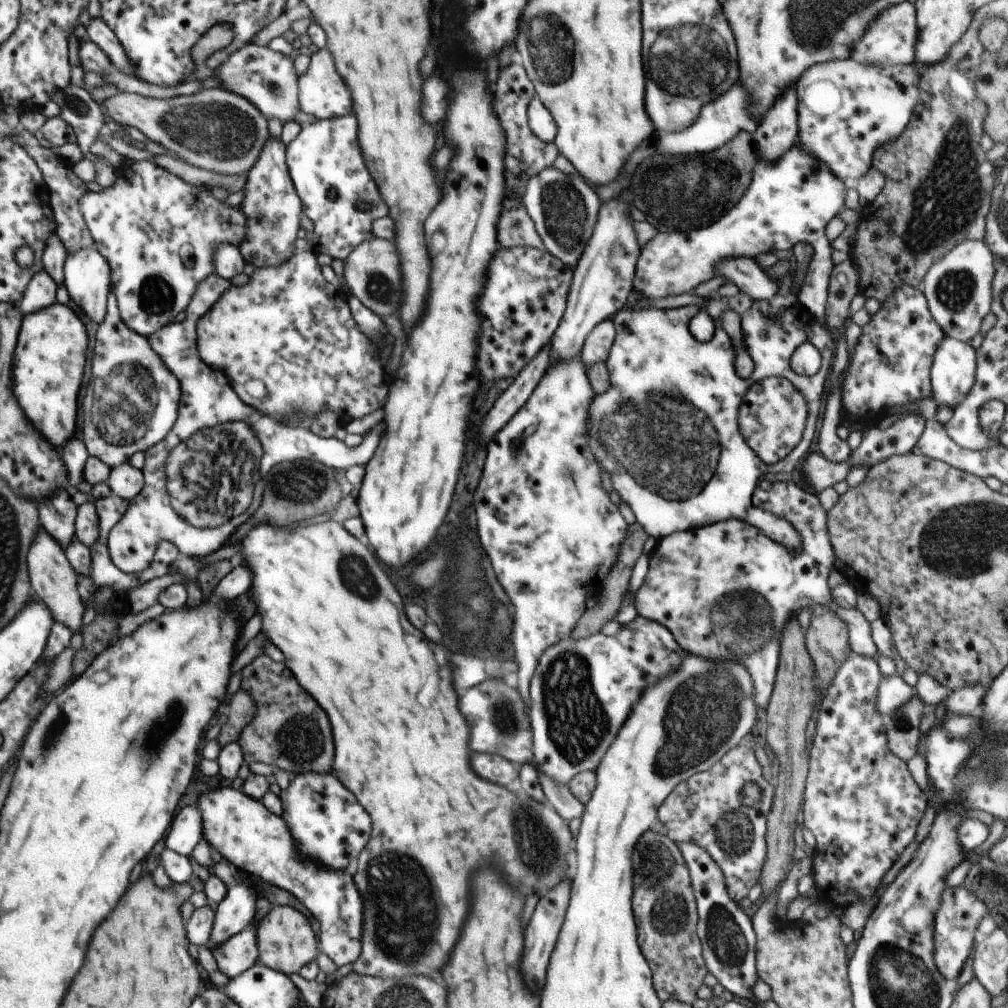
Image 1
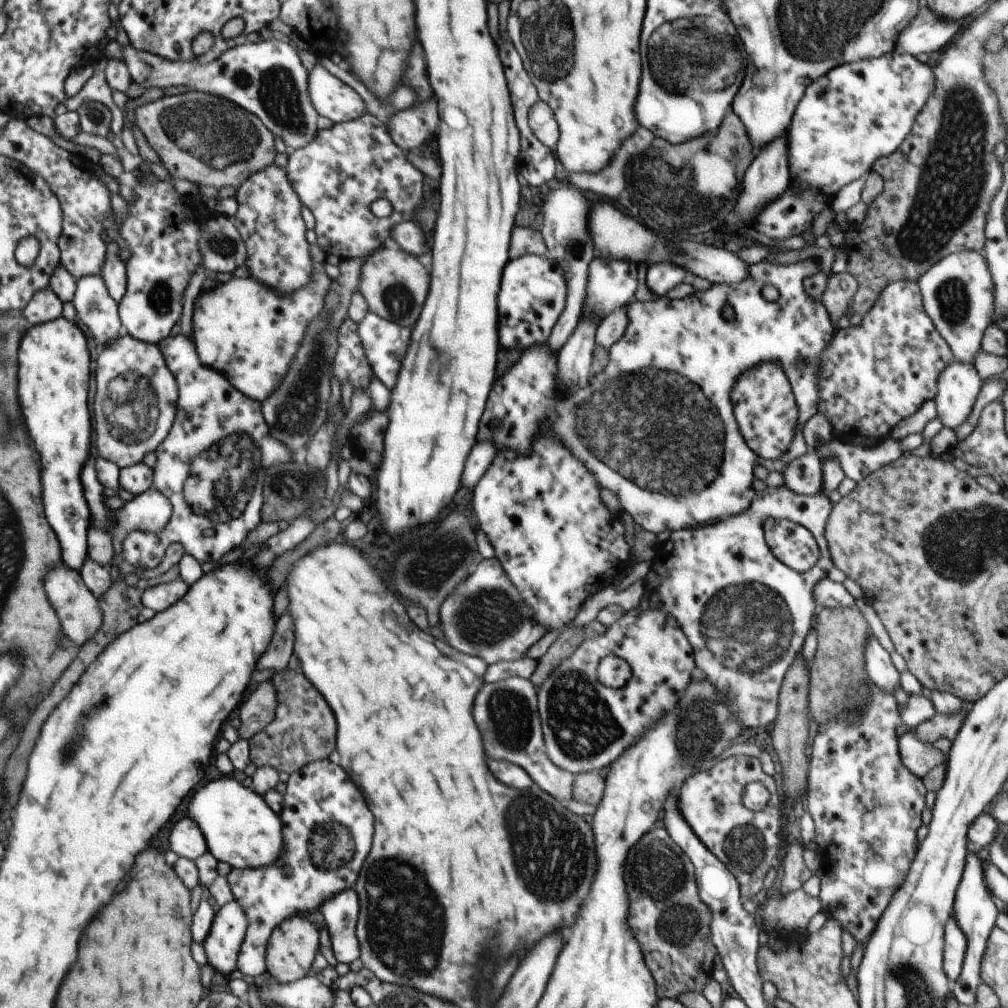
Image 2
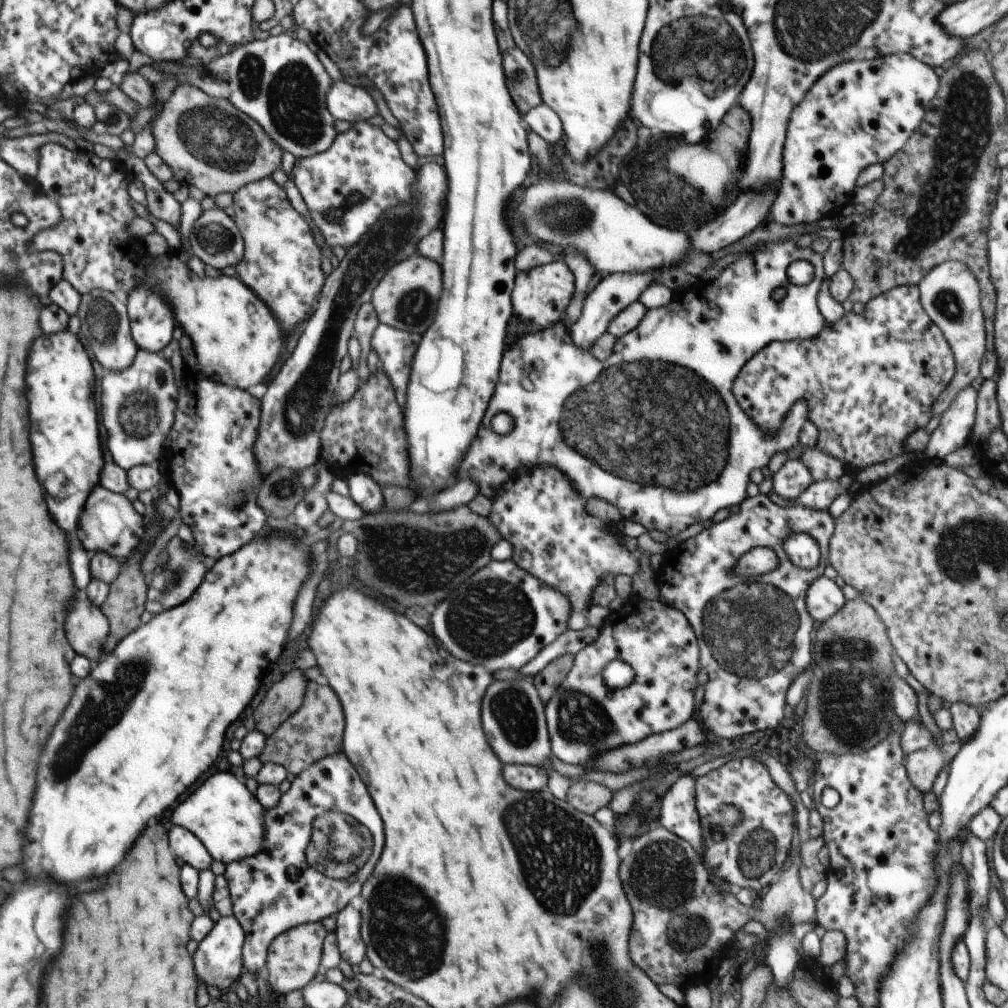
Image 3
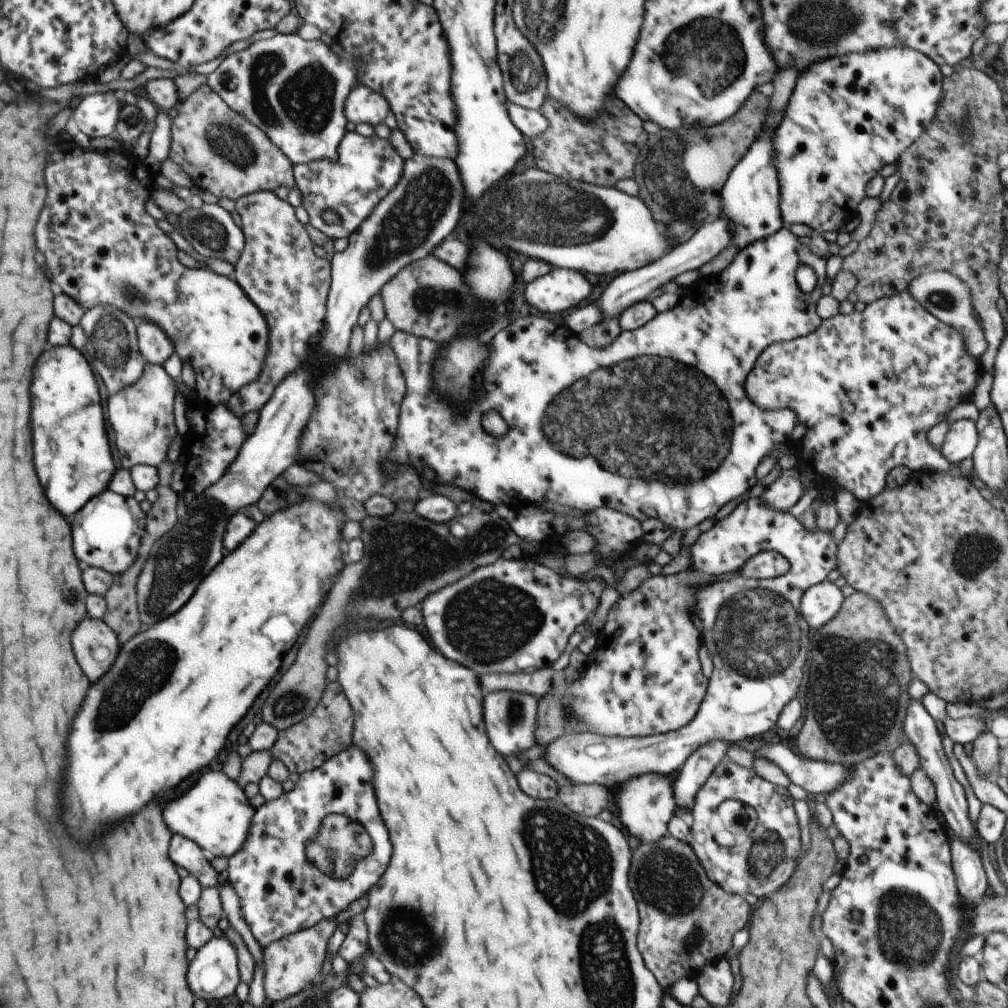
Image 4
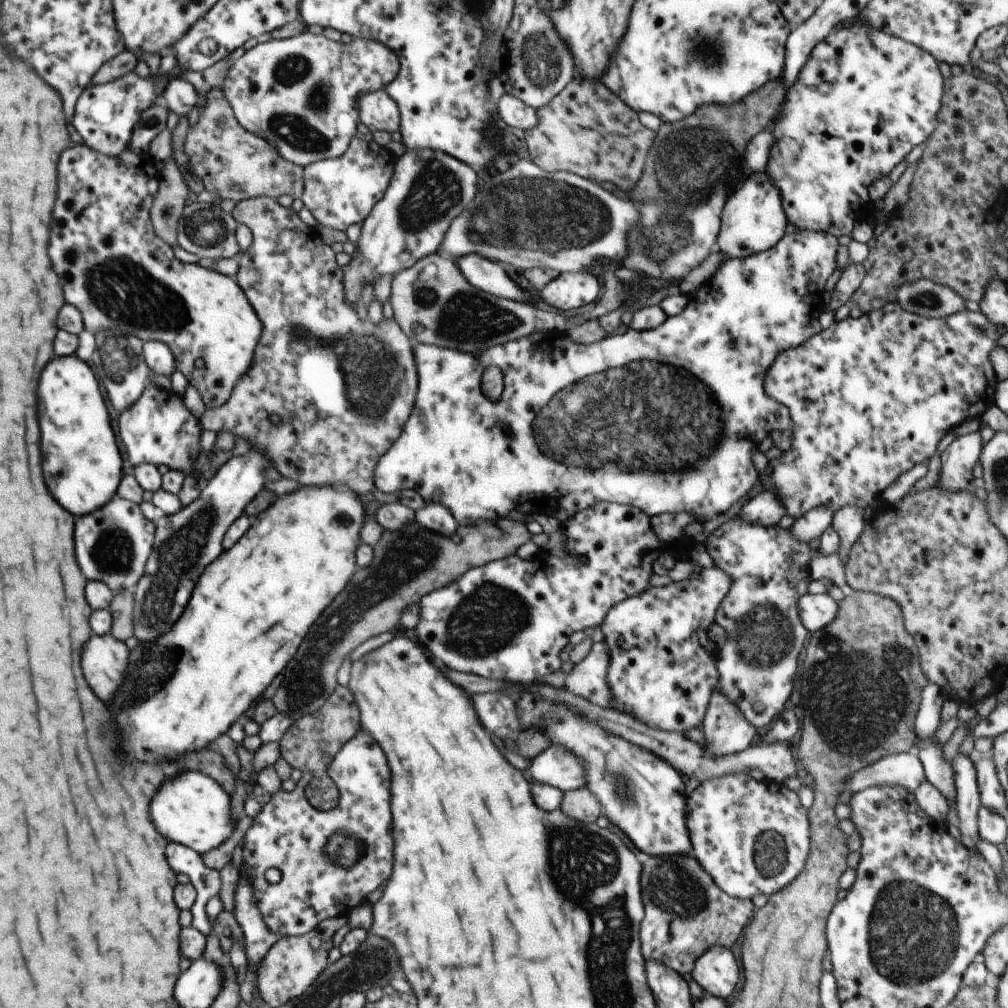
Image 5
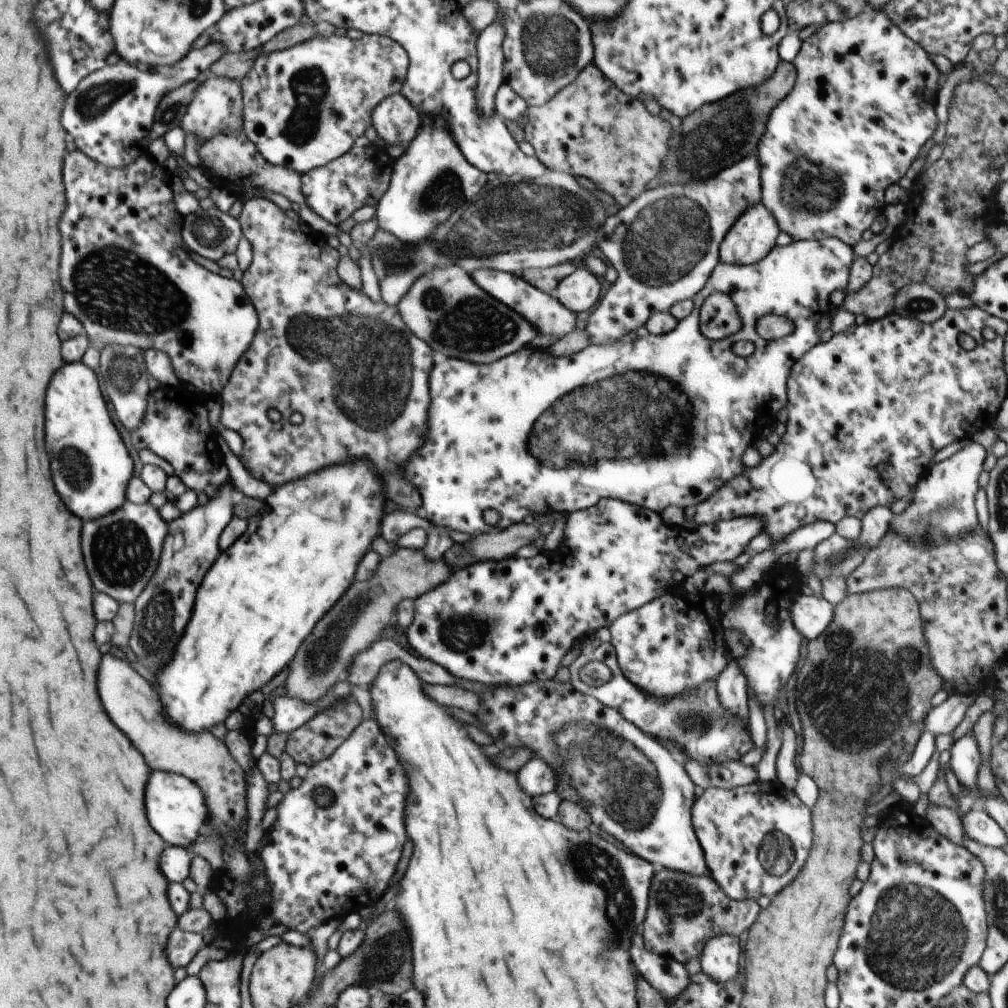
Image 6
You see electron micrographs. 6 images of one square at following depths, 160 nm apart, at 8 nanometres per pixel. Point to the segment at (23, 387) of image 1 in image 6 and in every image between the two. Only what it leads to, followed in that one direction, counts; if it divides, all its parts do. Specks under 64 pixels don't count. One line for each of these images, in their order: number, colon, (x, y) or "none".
2: (55, 367)
3: (64, 433)
4: (72, 455)
5: (82, 465)
6: (92, 469)

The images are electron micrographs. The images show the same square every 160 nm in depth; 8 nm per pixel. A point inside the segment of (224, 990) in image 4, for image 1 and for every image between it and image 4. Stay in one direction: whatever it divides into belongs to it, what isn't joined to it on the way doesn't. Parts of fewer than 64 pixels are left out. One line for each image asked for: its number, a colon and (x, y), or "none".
1: (237, 911)
2: (222, 946)
3: (219, 958)

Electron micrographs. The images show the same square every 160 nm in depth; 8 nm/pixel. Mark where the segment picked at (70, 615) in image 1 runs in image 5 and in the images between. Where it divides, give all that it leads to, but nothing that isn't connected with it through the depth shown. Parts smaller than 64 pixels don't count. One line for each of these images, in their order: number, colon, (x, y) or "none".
2: (81, 617)
3: (88, 628)
4: (97, 646)
5: (107, 658)

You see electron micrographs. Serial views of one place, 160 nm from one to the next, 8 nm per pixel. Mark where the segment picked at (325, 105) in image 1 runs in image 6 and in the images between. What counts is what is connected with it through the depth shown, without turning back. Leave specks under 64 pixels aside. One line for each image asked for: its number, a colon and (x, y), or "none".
2: (330, 96)
3: (346, 102)
4: (362, 104)
5: (378, 111)
6: (397, 121)

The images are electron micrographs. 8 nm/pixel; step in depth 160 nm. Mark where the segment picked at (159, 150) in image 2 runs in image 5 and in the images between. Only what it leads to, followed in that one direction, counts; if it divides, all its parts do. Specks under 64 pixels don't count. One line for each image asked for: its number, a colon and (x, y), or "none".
3: (207, 142)
4: (222, 152)
5: (234, 164)

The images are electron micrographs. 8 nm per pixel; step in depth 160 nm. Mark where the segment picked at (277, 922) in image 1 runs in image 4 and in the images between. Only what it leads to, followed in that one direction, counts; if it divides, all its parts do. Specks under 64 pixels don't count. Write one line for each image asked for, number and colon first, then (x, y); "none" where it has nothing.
2: (293, 945)
3: (294, 957)
4: (293, 962)

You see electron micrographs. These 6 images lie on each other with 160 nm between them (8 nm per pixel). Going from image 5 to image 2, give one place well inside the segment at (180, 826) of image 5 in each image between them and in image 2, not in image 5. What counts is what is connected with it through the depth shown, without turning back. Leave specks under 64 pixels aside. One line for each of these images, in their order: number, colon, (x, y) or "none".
2: (241, 830)
3: (222, 812)
4: (215, 813)

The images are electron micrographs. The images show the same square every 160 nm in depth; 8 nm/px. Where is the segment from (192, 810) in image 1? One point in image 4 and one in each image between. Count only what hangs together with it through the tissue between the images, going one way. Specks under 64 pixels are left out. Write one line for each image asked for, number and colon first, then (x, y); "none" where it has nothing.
2: (185, 839)
3: (190, 849)
4: (186, 853)

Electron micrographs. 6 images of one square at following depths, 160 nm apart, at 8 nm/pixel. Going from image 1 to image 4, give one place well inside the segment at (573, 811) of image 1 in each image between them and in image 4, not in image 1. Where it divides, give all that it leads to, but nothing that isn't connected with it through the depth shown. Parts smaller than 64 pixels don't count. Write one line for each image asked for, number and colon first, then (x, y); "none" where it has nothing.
2: (510, 704)
3: (514, 719)
4: (510, 717)

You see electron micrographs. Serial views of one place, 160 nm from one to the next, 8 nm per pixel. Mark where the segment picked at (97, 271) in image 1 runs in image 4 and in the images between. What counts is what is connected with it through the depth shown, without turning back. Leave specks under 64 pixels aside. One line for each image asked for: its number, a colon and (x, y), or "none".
2: (96, 309)
3: (105, 325)
4: (113, 346)

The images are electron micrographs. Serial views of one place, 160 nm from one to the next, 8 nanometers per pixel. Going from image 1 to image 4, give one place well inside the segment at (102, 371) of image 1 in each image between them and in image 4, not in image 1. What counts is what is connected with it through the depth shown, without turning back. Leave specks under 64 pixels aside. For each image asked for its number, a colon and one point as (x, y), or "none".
2: (136, 401)
3: (138, 403)
4: (142, 415)

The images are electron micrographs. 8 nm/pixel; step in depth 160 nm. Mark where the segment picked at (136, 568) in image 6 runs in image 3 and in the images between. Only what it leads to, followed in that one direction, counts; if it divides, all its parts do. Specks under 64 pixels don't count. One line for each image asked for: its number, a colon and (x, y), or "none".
3: (110, 525)
4: (109, 531)
5: (115, 542)

